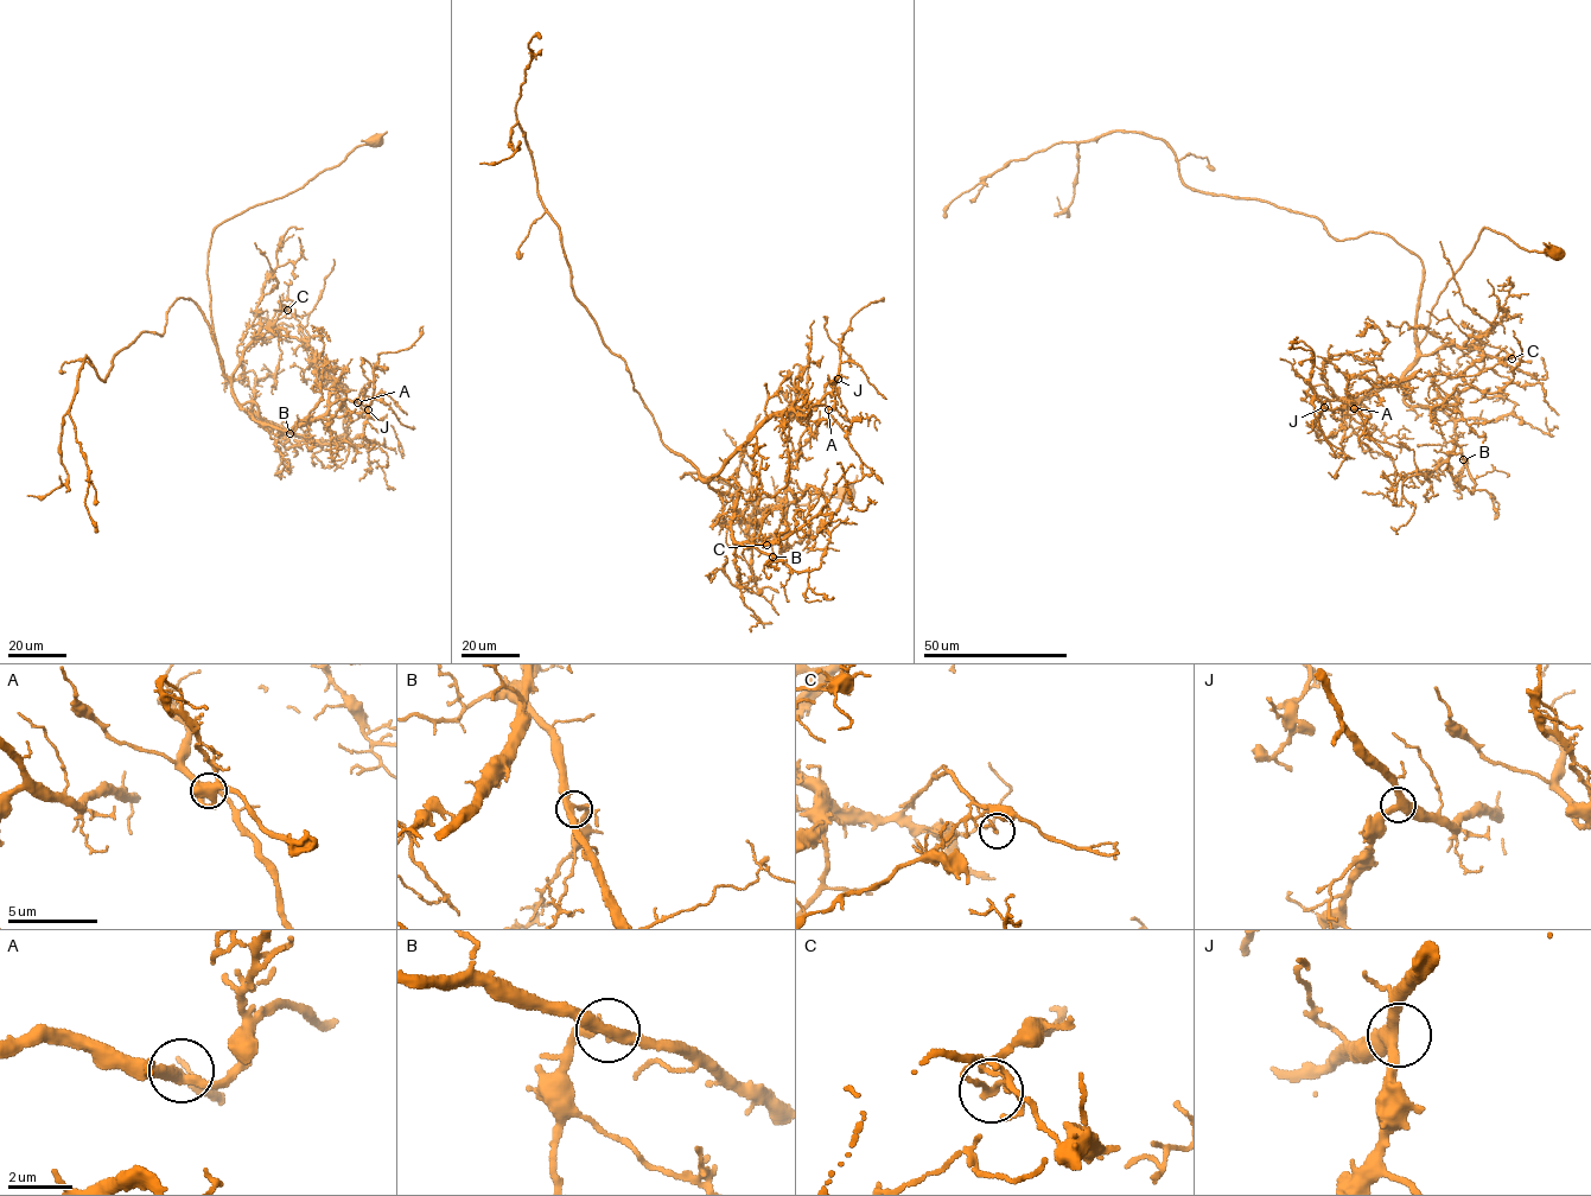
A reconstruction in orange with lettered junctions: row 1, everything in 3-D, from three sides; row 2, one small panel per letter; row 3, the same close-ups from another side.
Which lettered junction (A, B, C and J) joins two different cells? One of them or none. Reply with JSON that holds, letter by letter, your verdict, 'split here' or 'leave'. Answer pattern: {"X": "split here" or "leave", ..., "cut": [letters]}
{"A": "leave", "B": "leave", "C": "split here", "J": "leave", "cut": ["C"]}

